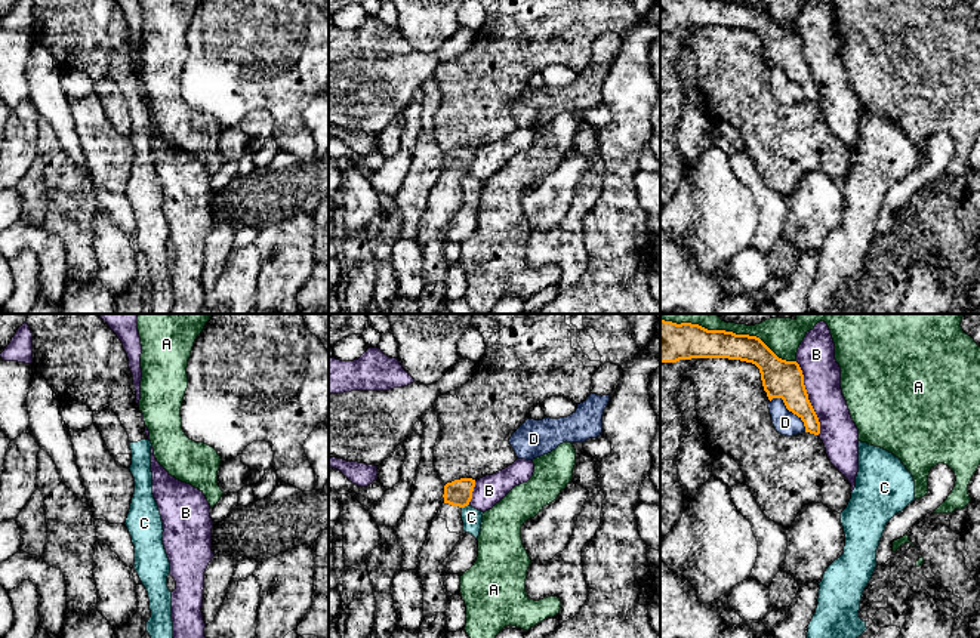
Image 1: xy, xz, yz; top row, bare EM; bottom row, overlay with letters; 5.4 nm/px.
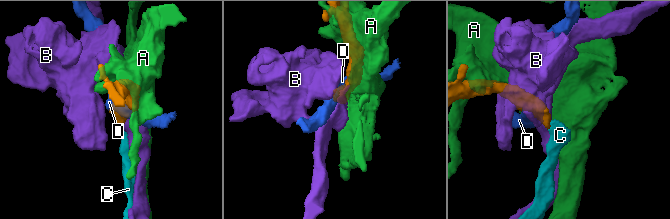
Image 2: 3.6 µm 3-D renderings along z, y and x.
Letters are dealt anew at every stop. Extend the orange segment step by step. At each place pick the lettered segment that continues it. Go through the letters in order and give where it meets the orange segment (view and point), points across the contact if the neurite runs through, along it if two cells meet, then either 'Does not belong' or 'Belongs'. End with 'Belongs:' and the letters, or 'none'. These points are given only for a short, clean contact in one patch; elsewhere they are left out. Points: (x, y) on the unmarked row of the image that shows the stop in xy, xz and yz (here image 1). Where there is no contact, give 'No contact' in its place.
A: Touches orange at yz (763, 11). Does not belong
B: Touches orange at yz (807, 67). Does not belong
C: Touches orange at xz (465, 173). Boundary: xz (468, 172), (462, 176). Does not belong
D: Touches orange at yz (789, 79). Does not belong
Belongs: none

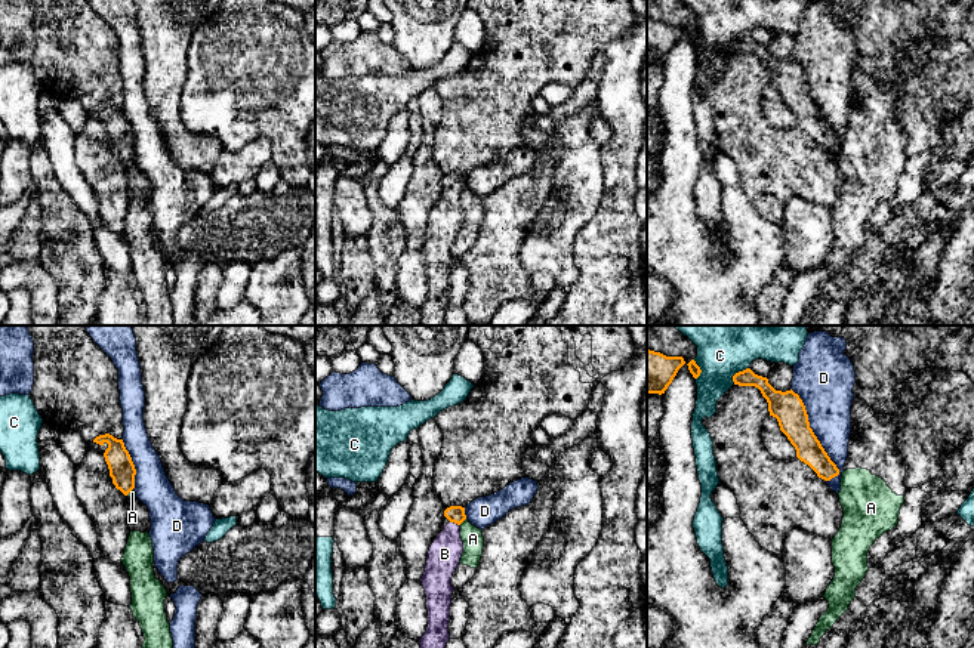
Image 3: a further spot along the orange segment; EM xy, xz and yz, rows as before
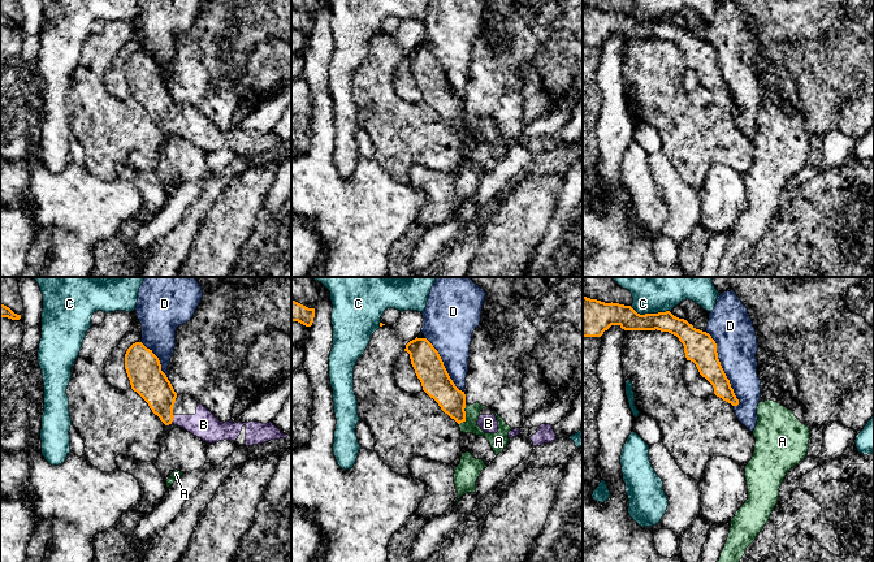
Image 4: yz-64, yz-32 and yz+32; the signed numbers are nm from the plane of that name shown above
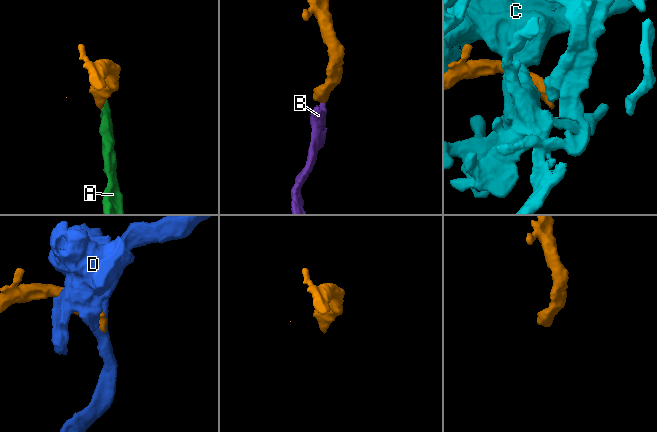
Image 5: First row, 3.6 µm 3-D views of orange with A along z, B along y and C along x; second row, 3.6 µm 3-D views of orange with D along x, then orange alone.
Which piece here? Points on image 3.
A: Touches orange at xz (462, 190). Boundary: xz (465, 187), (459, 193). Does not belong
B: Touches orange at xz (455, 191). Path across: xz (455, 182), (455, 191), (444, 222). Belongs
C: Touches orange at yz (736, 42). Boundary: yz (748, 36), (733, 45), (733, 52). Does not belong
D: Touches orange at yz (814, 104). Does not belong
Belongs: B

